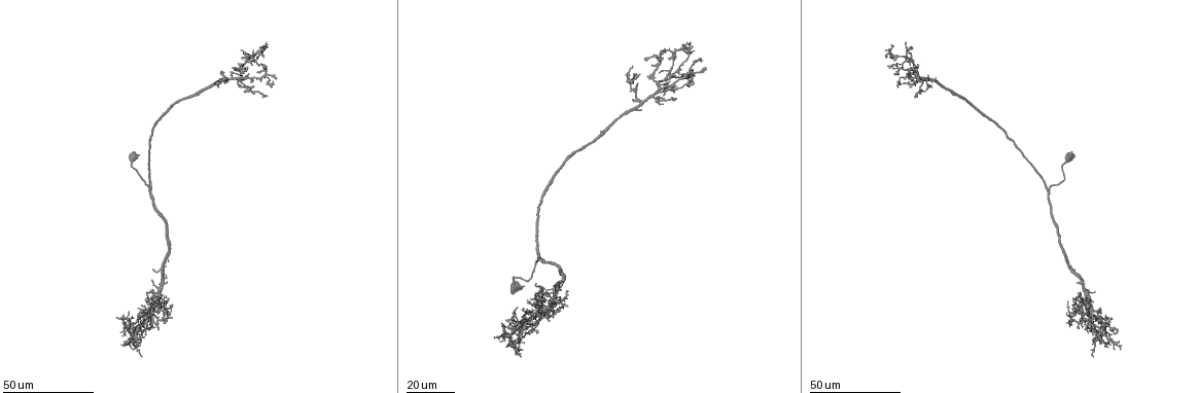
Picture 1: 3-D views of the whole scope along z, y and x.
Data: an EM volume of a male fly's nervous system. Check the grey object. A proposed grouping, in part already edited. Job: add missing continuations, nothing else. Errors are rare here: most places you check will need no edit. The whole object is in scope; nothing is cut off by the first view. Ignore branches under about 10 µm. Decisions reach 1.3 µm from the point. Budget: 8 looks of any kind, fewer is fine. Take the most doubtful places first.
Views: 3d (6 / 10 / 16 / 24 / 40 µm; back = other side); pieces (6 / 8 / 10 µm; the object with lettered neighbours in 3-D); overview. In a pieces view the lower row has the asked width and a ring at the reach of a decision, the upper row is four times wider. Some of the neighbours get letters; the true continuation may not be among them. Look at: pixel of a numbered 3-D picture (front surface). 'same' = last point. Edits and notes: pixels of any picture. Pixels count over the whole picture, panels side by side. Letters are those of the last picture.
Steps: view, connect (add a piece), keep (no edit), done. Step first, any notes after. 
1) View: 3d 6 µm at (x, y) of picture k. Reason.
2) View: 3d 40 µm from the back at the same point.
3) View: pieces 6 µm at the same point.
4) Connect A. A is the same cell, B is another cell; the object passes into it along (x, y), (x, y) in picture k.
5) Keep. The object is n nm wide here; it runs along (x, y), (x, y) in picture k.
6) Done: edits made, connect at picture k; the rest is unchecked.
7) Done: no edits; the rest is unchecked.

View: 3d 40 µm at (1091, 299) of picture 1. Tapers out.

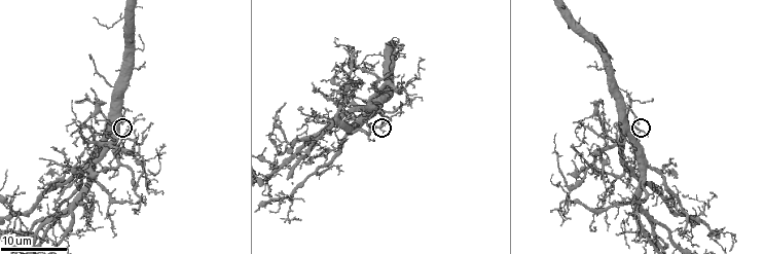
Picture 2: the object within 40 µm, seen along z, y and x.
View: pieces 10 µm at (639, 124) of picture 2. See the neighbours.

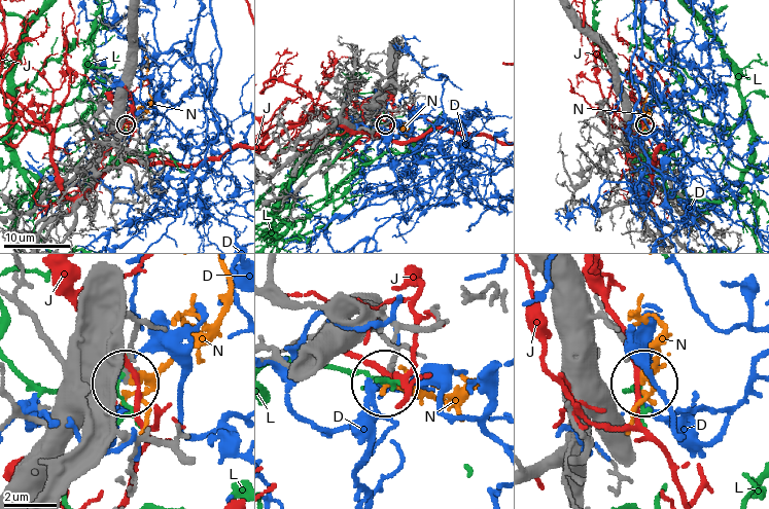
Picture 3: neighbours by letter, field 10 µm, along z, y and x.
Keep. D, J, L and N are other cells; it runs along (557, 276), (617, 335), (641, 379) in picture 3; none of them fits.

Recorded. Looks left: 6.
View: 3d 24 µm at (692, 52) of picture 1. Long arm stops here.

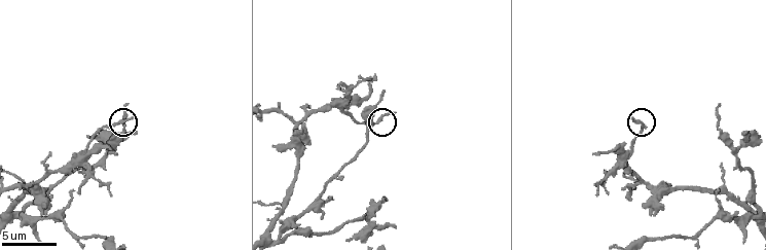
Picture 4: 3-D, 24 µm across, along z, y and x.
View: pieces 8 µm at (133, 118) of picture 4.

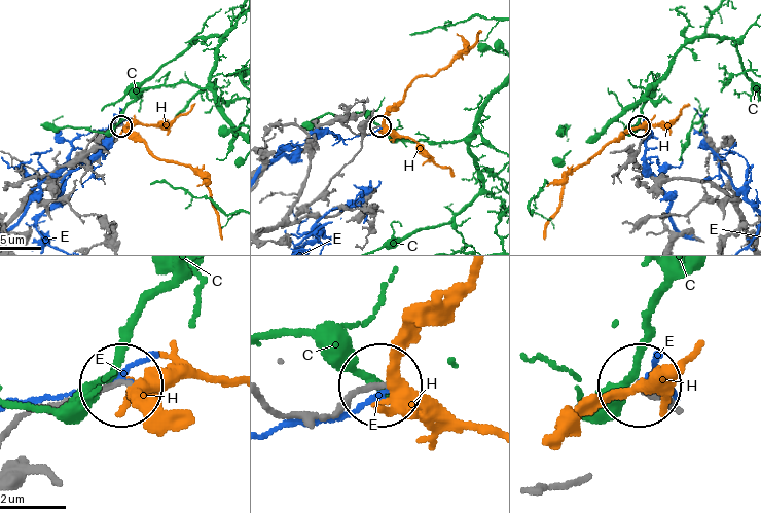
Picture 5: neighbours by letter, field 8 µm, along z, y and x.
Keep. The object is 140 nm wide here; C, E and H are other cells; it runs along (13, 425), (118, 383) in picture 5; none of them fits.

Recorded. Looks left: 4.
View: 3d 24 µm at (905, 80) of picture 1. Branch stops here.

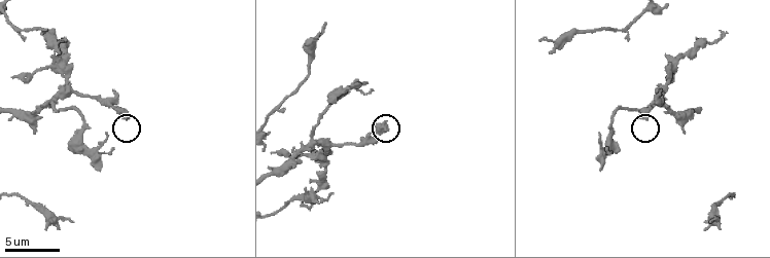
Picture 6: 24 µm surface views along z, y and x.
View: 3d 6 µm at (383, 121) of picture 6. Closer look.

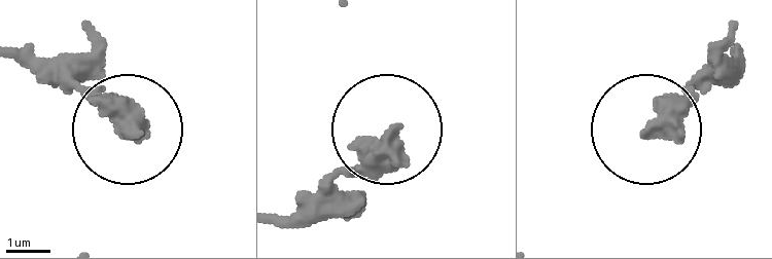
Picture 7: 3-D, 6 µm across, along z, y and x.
View: pieces 10 µm at (650, 129) of picture 7.

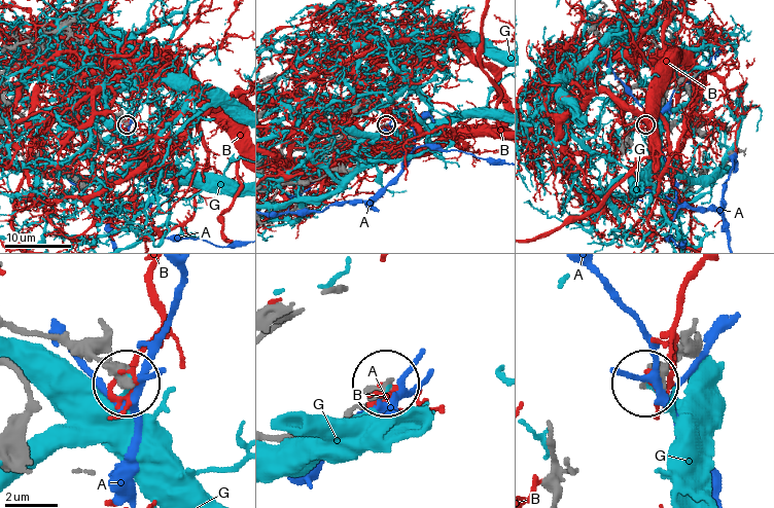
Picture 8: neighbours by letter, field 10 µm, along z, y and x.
Keep. A, B and G are other cells; it runs along (697, 335), (647, 384) in picture 8; no lettered piece goes on from it.

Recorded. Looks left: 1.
View: pieces 10 µm at (277, 148) of picture 4.

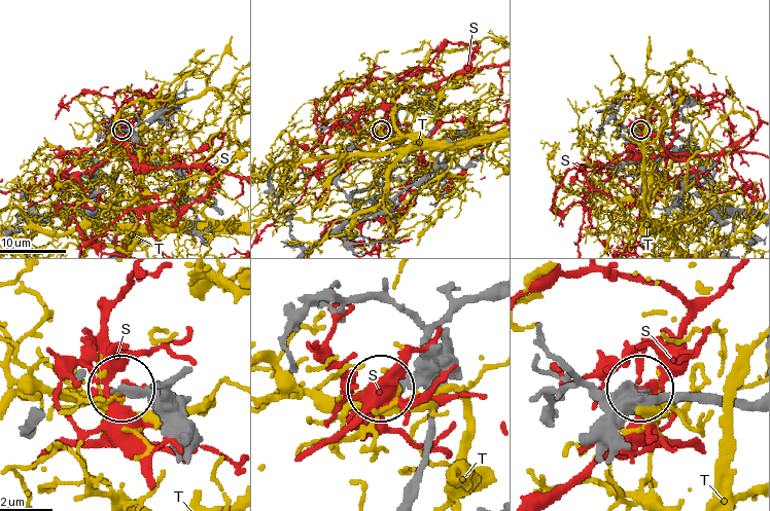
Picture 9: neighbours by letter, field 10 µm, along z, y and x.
Keep. The object is 370 nm wide here; S and T are other cells; no lettered piece goes on from it.

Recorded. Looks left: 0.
Done: no edits; the rest is unchecked.

